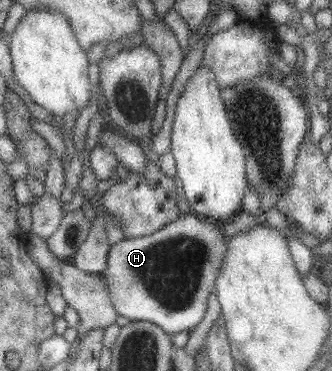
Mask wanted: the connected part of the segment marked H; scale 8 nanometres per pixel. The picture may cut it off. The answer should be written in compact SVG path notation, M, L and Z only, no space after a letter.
M189 212L179 215L175 221L167 223L150 235L125 238L110 245L106 266L98 274L105 279L107 293L115 312L129 321L155 324L169 336L177 332L188 332L203 318L207 308L207 296L213 290L219 264L227 251L228 238L214 222L208 222Z

